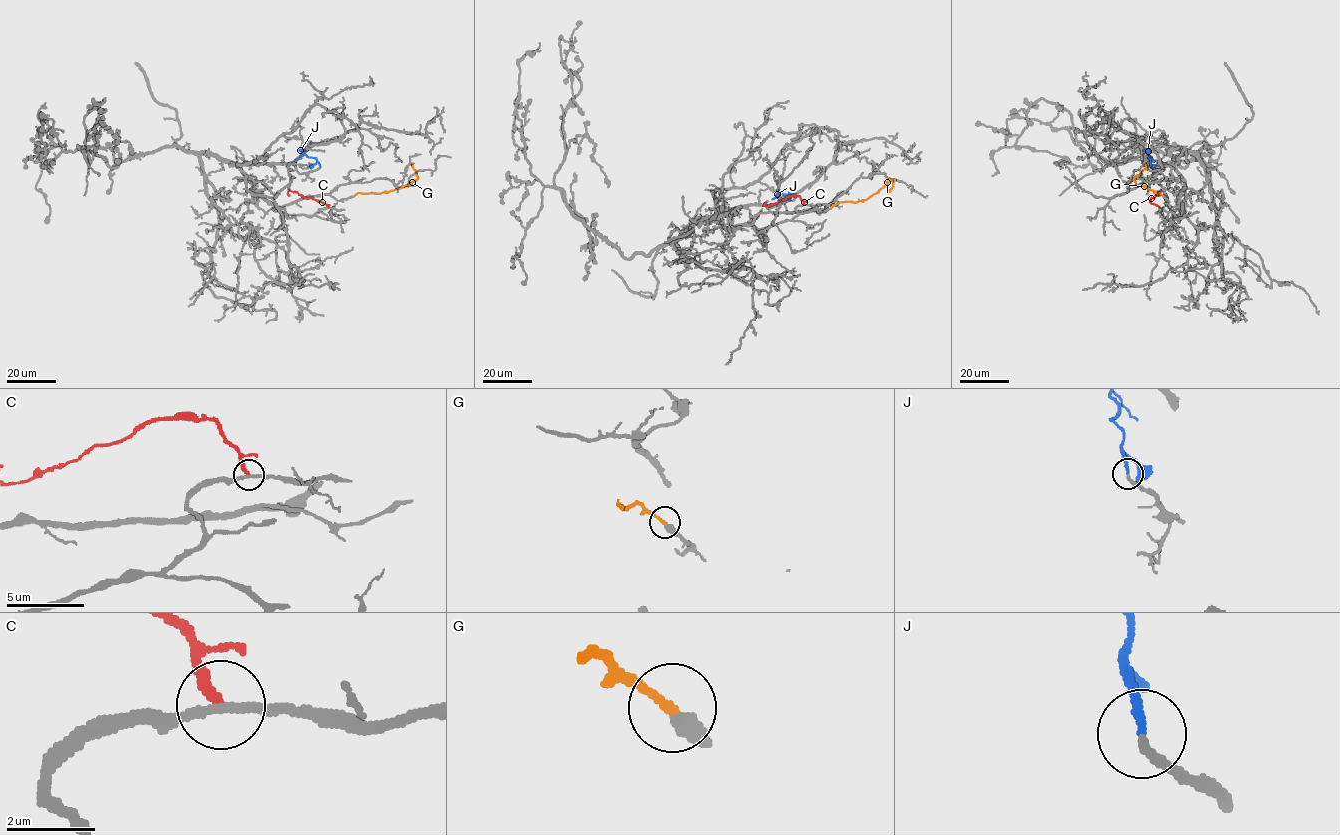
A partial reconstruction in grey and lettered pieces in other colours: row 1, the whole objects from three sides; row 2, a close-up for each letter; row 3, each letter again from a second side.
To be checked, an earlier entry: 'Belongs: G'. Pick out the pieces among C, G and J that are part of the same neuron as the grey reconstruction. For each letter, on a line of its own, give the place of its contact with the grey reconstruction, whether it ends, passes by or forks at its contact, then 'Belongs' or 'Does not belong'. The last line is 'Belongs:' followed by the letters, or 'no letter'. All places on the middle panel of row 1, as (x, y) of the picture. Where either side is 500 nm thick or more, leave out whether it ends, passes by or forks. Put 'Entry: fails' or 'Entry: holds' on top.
Entry: holds
C: Touches grey at (804, 204). It ends there. Does not belong
G: Touches grey at (830, 208). It ends there. Belongs
J: Touches grey at (796, 196). It ends there. Does not belong
Belongs: G

